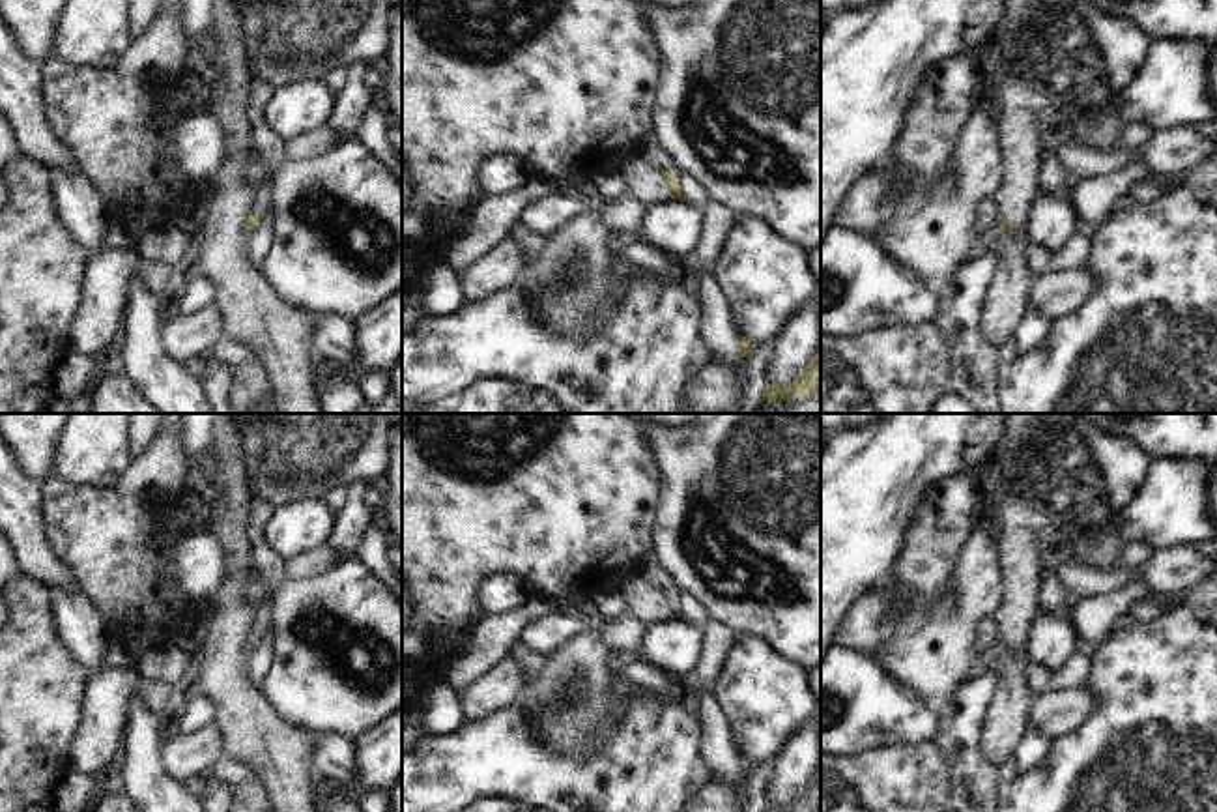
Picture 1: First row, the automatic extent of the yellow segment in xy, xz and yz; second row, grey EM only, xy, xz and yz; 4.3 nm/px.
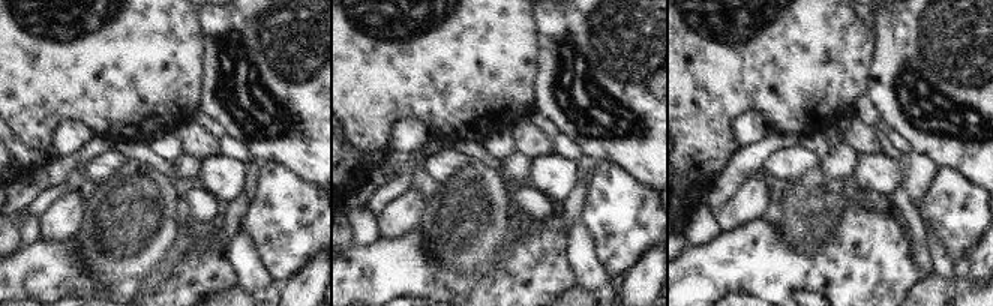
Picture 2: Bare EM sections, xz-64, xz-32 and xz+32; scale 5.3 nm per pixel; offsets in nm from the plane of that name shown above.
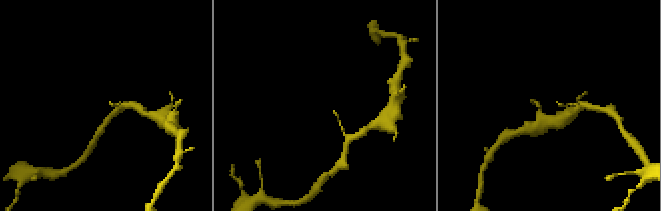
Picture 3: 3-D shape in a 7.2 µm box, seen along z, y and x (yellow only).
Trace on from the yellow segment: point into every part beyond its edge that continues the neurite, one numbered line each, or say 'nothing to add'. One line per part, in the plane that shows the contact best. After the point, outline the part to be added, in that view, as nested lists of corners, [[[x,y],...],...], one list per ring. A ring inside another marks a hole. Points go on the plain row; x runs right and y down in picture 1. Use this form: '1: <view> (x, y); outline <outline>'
1: xz (651, 571); outline [[[649,548],[643,556],[641,556],[641,567],[639,567],[639,576],[651,584],[656,586],[660,589],[675,589],[680,591],[673,578],[667,574],[667,571],[658,563],[656,554],[652,552],[652,548]]]

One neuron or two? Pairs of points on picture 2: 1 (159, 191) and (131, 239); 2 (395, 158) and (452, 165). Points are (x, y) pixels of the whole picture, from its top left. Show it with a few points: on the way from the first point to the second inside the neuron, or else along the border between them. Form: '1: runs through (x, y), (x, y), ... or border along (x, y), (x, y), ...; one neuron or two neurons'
1: runs through (147, 203), (131, 219), (131, 227); one neuron
2: border along (431, 155), (422, 165); two neurons

